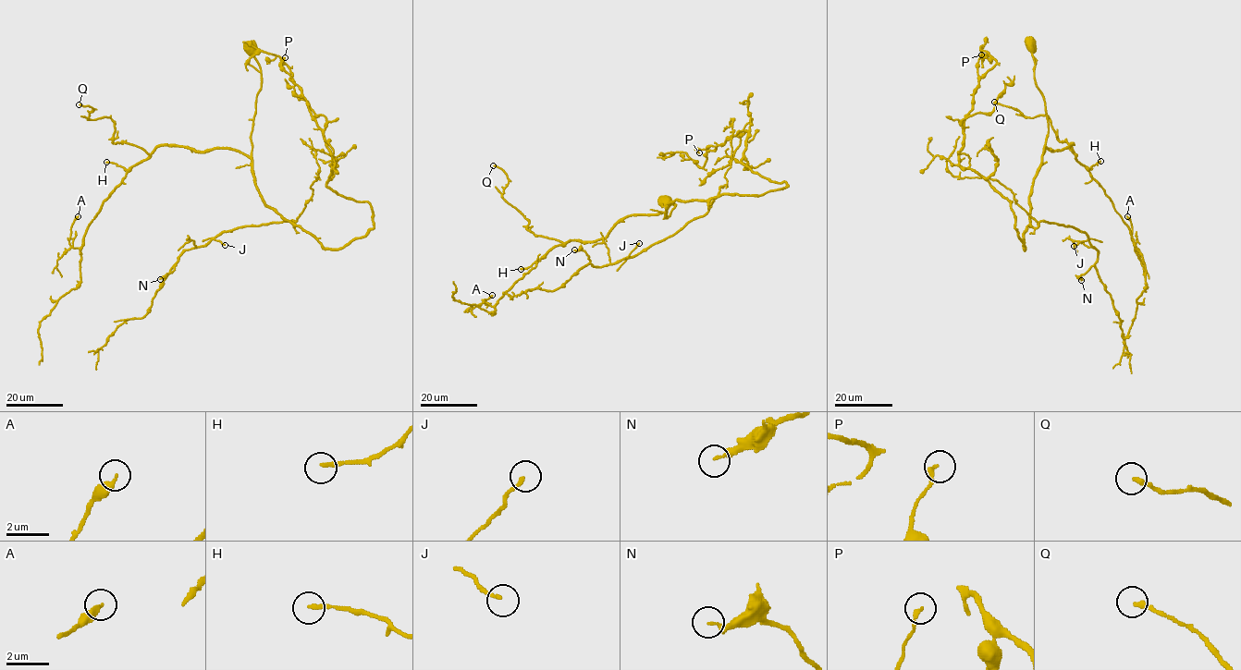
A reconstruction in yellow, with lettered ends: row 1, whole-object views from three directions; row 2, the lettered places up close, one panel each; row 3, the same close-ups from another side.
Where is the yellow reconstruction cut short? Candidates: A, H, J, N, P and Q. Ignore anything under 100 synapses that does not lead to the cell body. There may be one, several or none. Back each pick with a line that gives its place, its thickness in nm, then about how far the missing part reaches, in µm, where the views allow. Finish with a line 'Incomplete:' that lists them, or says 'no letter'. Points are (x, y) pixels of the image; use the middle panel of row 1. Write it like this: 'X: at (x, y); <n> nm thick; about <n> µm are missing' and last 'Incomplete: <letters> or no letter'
Incomplete: no letter

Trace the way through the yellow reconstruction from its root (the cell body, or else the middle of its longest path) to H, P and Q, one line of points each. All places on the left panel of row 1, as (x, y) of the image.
H: (251, 48), (262, 87), (250, 156), (229, 149), (202, 152), (159, 145), (128, 169), (106, 162)
P: (251, 48), (256, 188), (342, 249), (373, 227), (372, 207), (326, 186), (333, 157), (285, 57)
Q: (251, 48), (262, 87), (250, 156), (113, 143), (113, 121), (89, 120), (94, 109), (79, 104)

